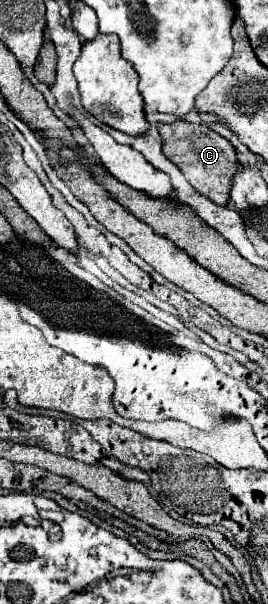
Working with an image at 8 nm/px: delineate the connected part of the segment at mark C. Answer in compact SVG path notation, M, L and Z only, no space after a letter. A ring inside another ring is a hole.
M175 121L175 125L161 125L159 127L163 137L163 153L169 161L173 161L185 179L197 189L197 193L211 199L215 205L225 207L229 203L229 191L231 191L231 177L237 173L239 159L235 147L211 131L205 125L193 125L187 121Z

